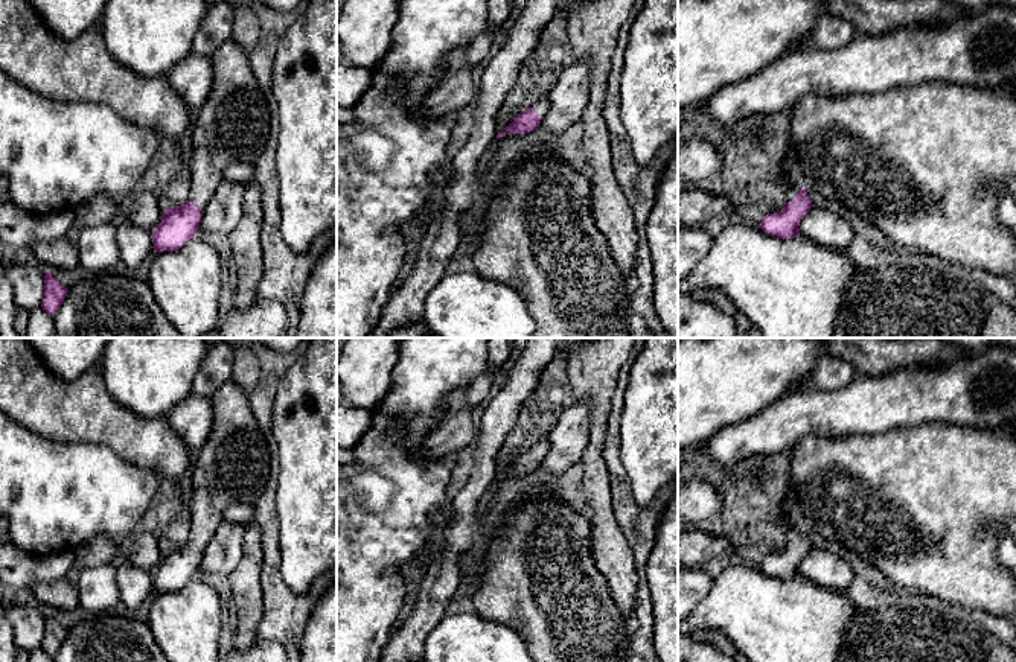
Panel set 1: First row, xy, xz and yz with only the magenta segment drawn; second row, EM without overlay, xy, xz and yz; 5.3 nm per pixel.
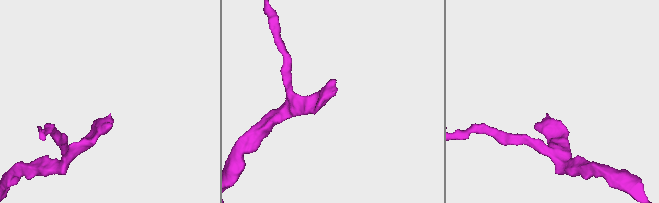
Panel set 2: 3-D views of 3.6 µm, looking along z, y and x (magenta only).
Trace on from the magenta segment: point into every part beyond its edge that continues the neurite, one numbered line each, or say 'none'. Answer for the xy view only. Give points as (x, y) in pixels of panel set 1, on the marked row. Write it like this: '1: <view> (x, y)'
1: xy (233, 125)

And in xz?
1: xz (541, 107)

